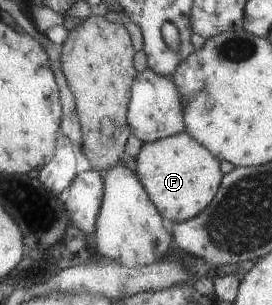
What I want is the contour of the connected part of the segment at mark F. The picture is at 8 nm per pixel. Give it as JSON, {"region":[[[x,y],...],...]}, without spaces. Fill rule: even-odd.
{"region":[[[184,131],[143,143],[134,164],[142,189],[164,222],[169,224],[190,220],[204,210],[218,191],[223,176],[218,160]]]}

